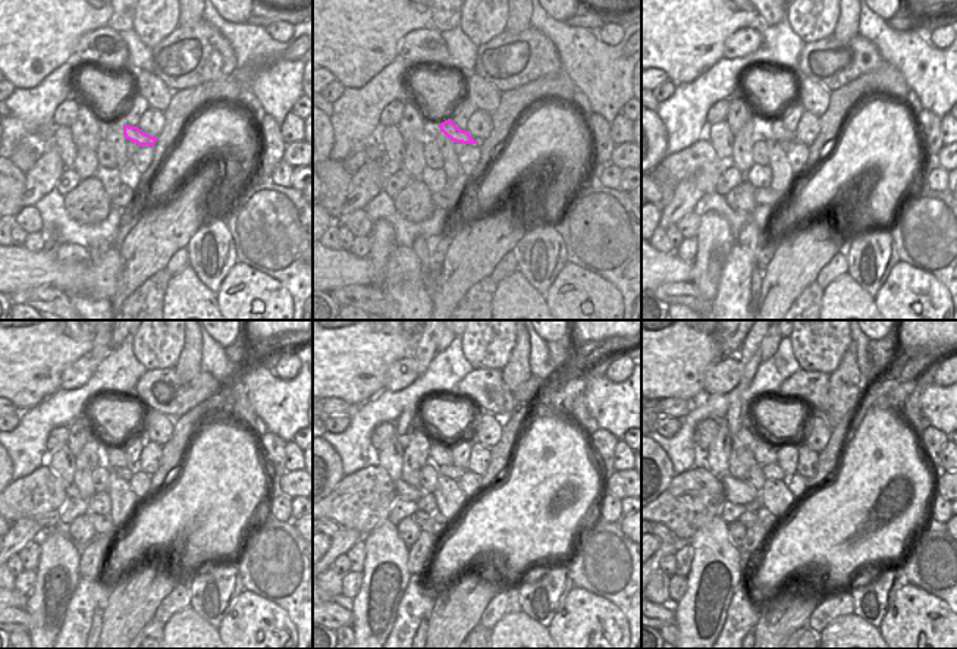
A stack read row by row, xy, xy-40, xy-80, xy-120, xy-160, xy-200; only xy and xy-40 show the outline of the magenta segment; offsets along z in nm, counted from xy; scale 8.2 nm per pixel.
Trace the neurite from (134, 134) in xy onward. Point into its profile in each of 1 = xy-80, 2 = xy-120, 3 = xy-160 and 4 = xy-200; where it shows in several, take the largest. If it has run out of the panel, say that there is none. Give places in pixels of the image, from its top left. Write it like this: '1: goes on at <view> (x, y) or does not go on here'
1: goes on at xy-80 (775, 129)
2: goes on at xy-120 (115, 457)
3: goes on at xy-160 (439, 454)
4: goes on at xy-200 (765, 452)

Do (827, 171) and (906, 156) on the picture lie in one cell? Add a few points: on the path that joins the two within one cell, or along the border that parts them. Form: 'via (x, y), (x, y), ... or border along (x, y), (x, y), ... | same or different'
via (846, 162), (852, 156), (887, 156) | same

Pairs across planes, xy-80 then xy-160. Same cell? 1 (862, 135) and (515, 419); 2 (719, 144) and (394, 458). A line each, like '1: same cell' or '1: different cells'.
1: different cells
2: same cell

